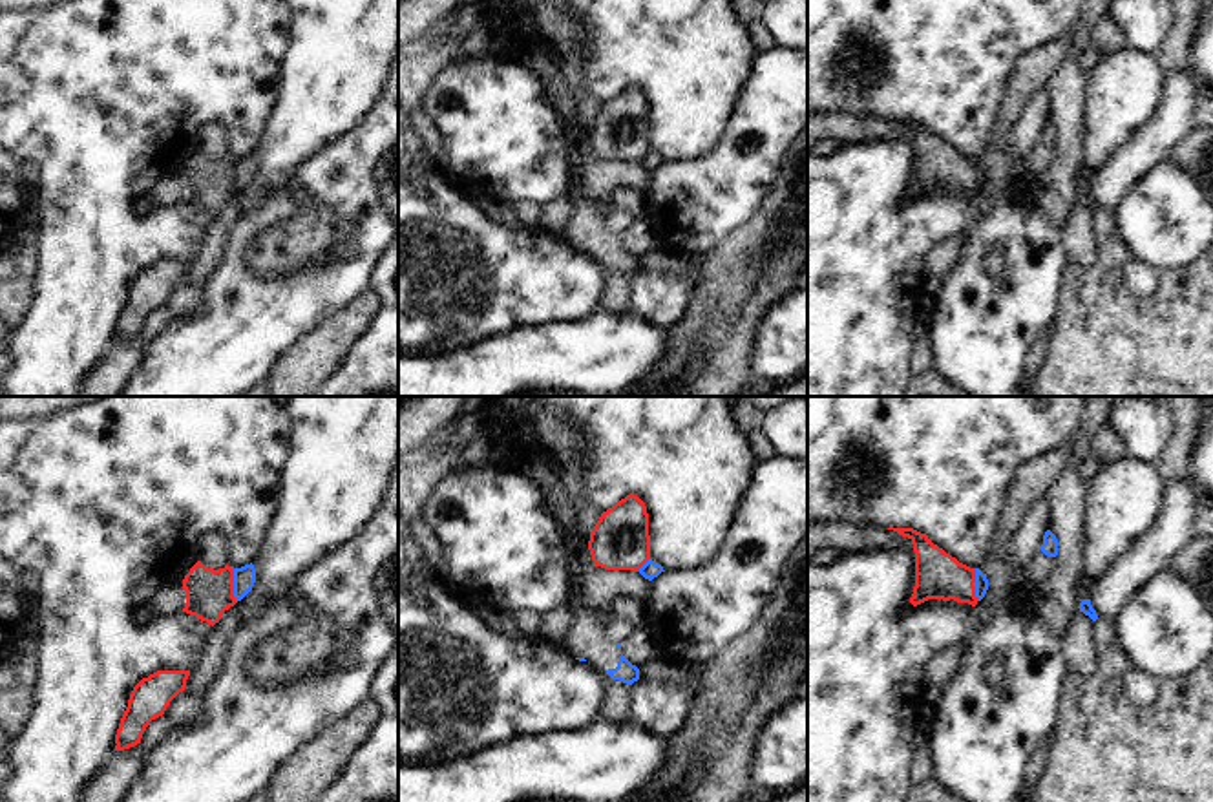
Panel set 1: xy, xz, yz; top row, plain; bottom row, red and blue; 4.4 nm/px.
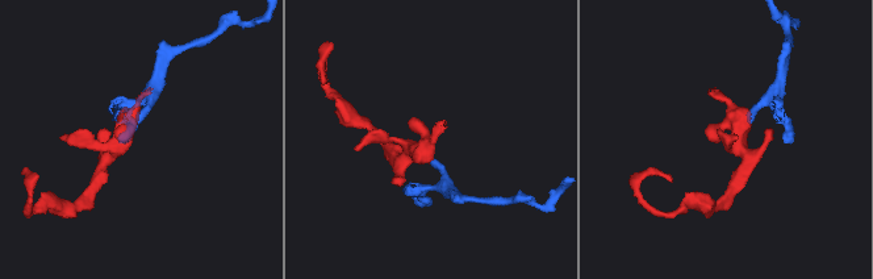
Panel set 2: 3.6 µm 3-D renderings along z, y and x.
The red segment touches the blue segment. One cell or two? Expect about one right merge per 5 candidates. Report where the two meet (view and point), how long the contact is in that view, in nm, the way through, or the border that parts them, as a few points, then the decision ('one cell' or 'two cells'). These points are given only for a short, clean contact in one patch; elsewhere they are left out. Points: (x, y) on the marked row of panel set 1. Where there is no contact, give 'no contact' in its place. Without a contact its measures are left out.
meets red in xy at (232, 585); contact 150 nm long; border along xy (232, 569), (232, 596), (236, 601); two cells

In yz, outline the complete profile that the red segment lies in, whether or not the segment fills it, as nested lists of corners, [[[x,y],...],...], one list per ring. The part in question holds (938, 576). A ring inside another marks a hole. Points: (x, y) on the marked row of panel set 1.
[[[888,528],[908,537],[915,552],[915,586],[910,597],[913,607],[928,599],[977,605],[976,568],[959,563],[943,548],[933,544],[926,533],[913,528]]]

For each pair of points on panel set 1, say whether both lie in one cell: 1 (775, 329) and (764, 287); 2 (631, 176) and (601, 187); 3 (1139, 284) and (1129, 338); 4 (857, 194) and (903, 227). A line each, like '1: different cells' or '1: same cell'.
1: different cells
2: same cell
3: different cells
4: same cell

